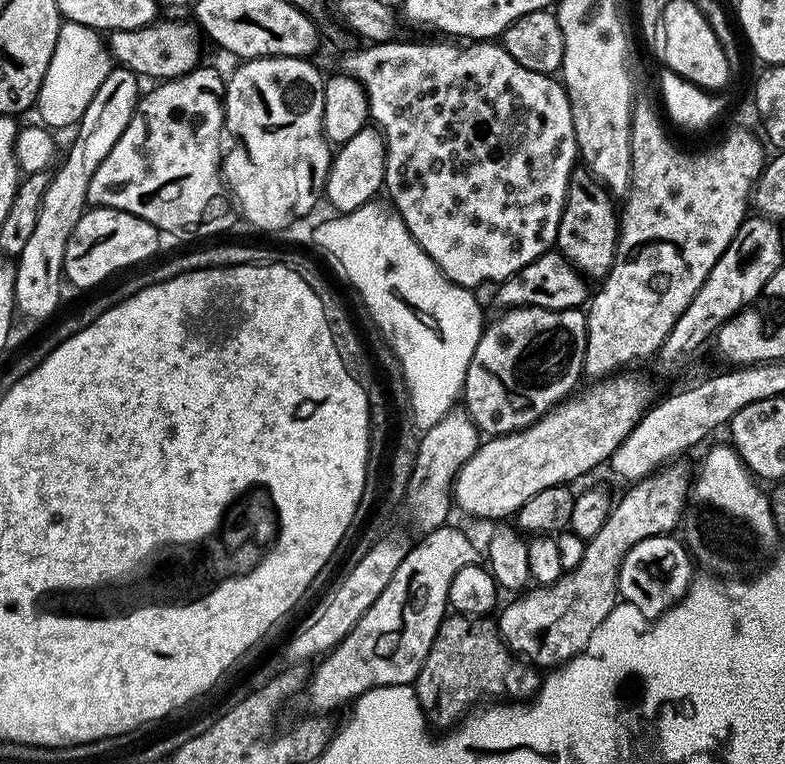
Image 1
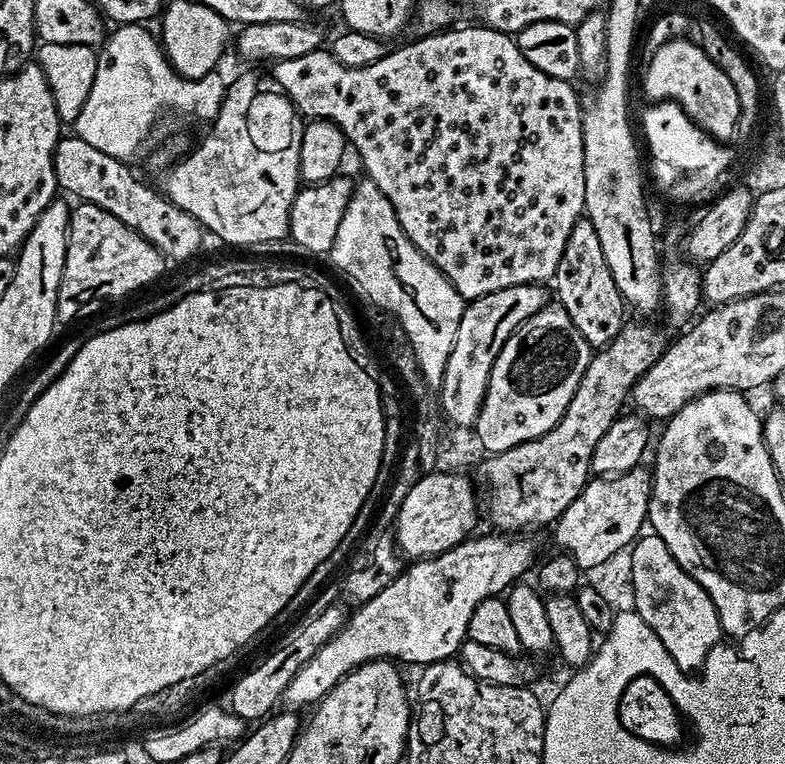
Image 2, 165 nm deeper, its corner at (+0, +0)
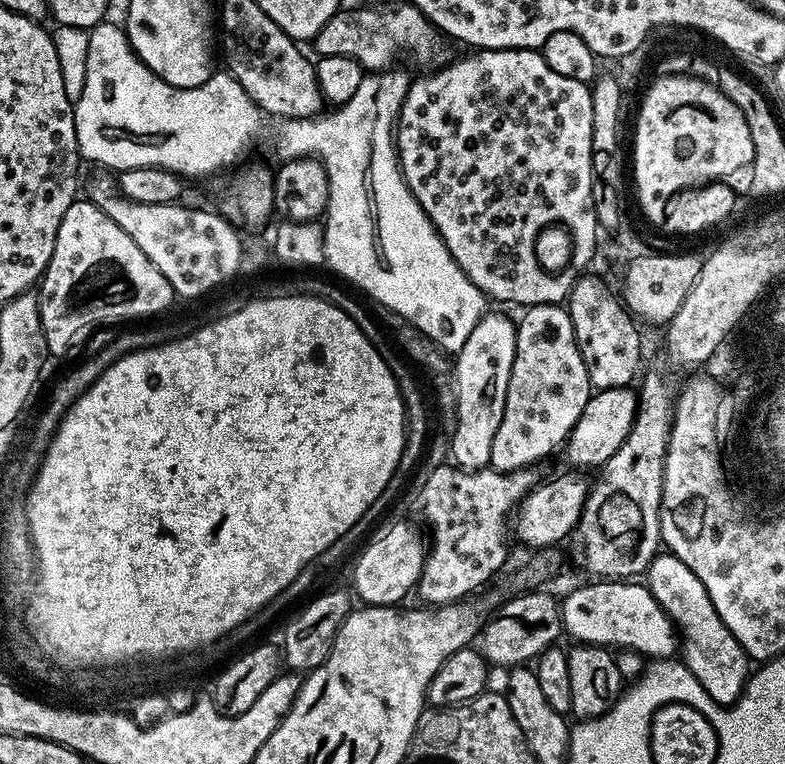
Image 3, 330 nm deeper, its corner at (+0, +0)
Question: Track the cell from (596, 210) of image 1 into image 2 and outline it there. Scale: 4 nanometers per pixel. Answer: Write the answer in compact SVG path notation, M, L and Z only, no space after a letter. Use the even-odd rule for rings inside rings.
M581 218L574 222L574 230L570 230L570 238L566 238L566 250L562 250L562 258L556 267L554 277L554 296L559 307L570 314L570 322L578 326L578 334L586 338L593 349L604 348L626 323L626 305L624 295L614 286L614 274L610 274L610 266L606 266L606 257L602 255L602 245L594 230L594 222Z

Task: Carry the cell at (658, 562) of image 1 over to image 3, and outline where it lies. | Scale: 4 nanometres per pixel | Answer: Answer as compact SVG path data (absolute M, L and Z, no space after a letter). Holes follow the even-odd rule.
M658 554L648 563L646 586L676 625L682 641L682 662L690 670L690 674L698 678L702 690L706 690L706 694L710 694L714 702L725 706L735 704L750 675L750 657L738 638L730 634L718 610L714 610L714 602L710 602L710 594L706 594L706 586L702 586L698 574L694 574L694 570L690 570L690 566L686 566L686 562L682 562L677 556Z

